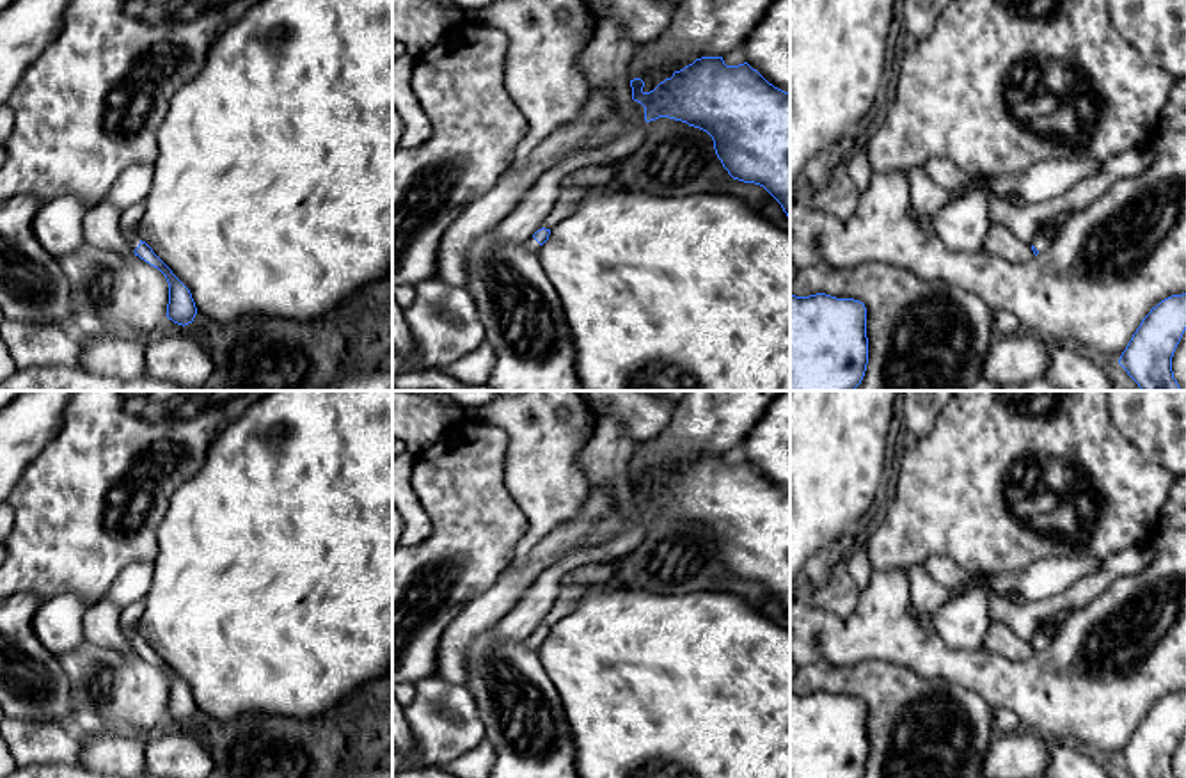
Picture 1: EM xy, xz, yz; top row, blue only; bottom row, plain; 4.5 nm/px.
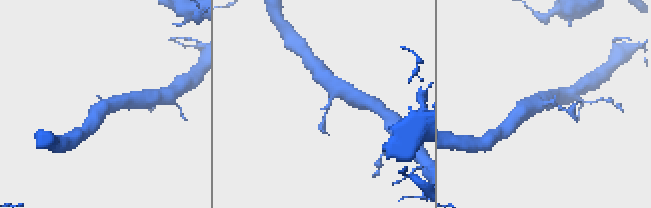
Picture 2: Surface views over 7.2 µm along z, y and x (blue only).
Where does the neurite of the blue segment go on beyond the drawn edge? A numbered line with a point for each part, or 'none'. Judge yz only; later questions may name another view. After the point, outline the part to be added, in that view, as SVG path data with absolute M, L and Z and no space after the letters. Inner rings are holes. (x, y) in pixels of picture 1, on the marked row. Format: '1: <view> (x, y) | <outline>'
1: yz (1041, 240) | M1039 231L1039 233L1033 236L1033 240L1032 240L1032 245L1033 245L1039 252L1042 252L1049 243L1051 243L1049 234L1040 233L1040 231Z

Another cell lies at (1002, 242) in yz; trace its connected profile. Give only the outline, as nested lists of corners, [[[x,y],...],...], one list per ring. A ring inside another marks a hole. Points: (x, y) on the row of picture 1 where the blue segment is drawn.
[[[994,226],[984,238],[980,250],[1007,259],[1010,263],[1024,263],[1035,256],[1032,250],[1032,243],[1021,242],[1005,226]]]

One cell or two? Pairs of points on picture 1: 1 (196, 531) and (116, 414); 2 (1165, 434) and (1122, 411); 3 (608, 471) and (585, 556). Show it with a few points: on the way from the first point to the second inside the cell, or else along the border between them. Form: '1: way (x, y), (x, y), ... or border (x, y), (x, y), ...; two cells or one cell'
1: border (201, 466), (173, 494), (157, 535); two cells
2: way (1154, 423), (1142, 411), (1133, 411); one cell
3: way (622, 498), (631, 519), (631, 531), (611, 551); one cell

